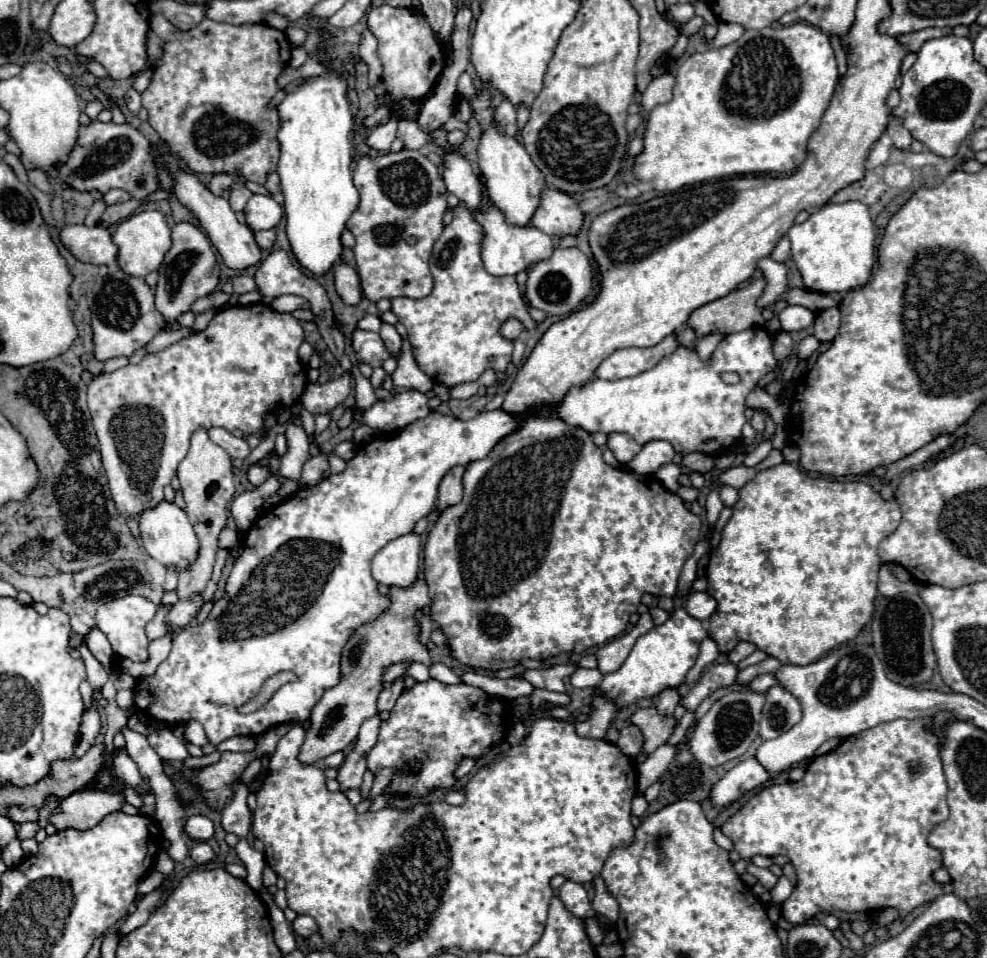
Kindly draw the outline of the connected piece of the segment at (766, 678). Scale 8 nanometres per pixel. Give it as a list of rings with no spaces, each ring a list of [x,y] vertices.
[[[764,674],[756,677],[749,685],[749,689],[755,692],[765,692],[767,689],[777,684],[773,674]]]

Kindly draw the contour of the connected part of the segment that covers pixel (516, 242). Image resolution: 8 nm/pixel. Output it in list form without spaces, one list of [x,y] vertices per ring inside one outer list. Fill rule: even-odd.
[[[489,207],[487,213],[477,213],[477,221],[483,225],[483,263],[485,269],[491,275],[503,277],[503,275],[517,275],[521,271],[527,271],[527,267],[547,261],[553,255],[553,239],[545,233],[541,233],[535,227],[515,227],[505,223],[501,211],[497,207]]]

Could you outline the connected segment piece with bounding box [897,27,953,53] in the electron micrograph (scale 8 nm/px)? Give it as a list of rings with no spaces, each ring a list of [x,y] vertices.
[[[943,27],[943,29],[921,29],[921,31],[913,31],[913,33],[907,33],[907,35],[899,35],[897,41],[907,49],[907,53],[917,53],[921,49],[921,45],[927,41],[927,39],[933,39],[933,37],[943,37],[943,35],[949,35],[953,33],[951,27]]]

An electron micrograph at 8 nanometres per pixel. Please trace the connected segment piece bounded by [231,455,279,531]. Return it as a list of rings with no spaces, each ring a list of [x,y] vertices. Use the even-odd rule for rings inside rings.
[[[273,455],[263,457],[259,459],[257,465],[267,467],[271,471],[269,477],[253,491],[245,491],[243,495],[237,495],[231,503],[231,513],[241,531],[247,531],[257,521],[257,509],[261,509],[265,501],[279,491],[279,457],[273,457]]]

